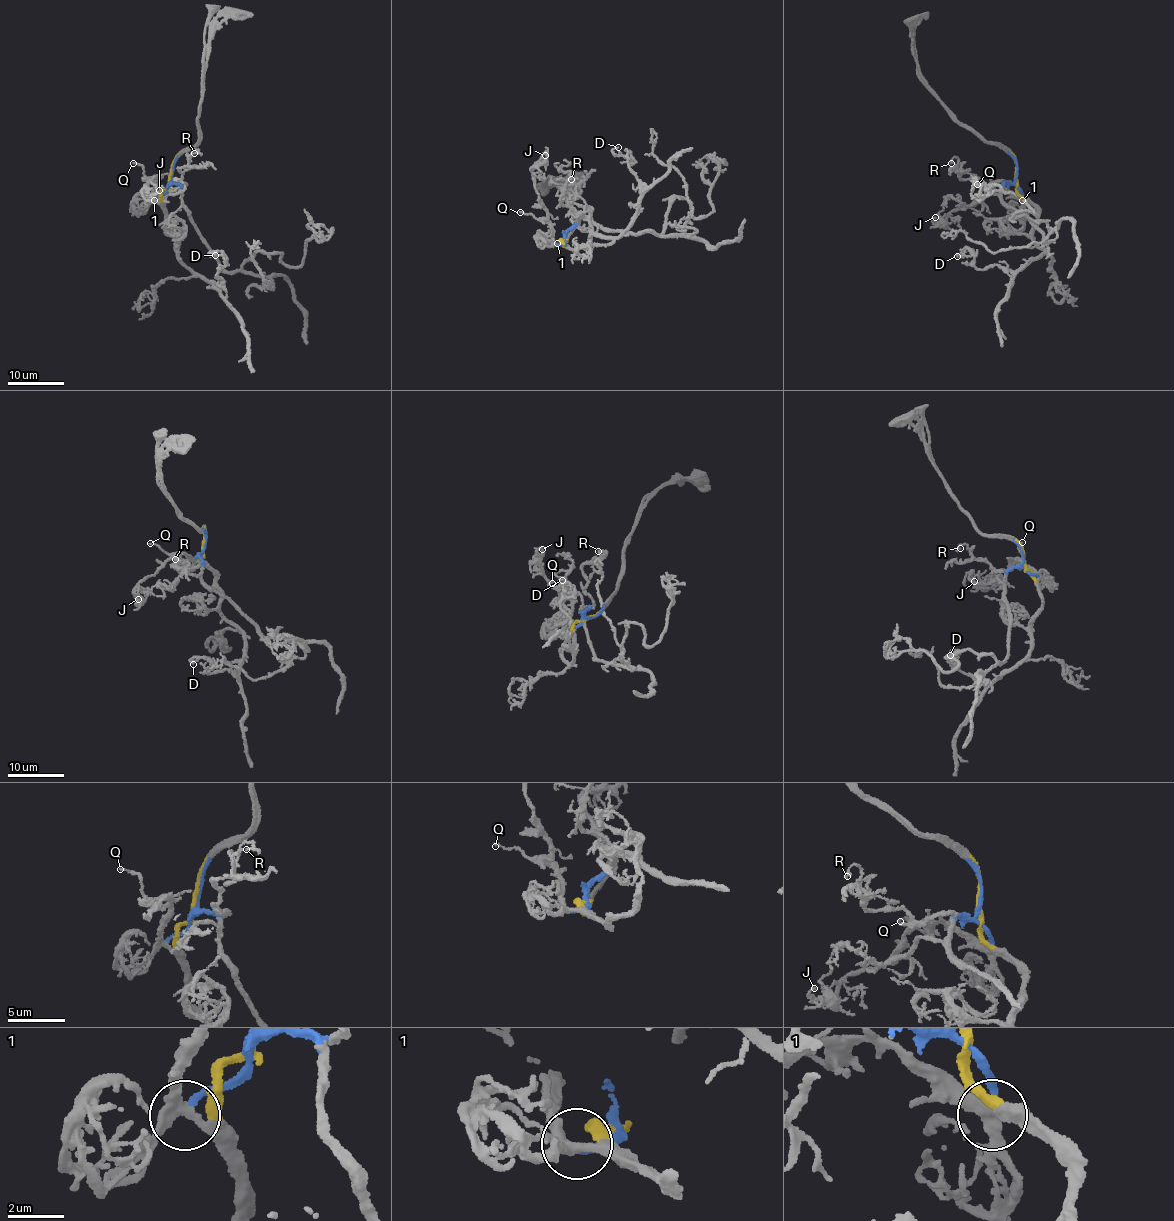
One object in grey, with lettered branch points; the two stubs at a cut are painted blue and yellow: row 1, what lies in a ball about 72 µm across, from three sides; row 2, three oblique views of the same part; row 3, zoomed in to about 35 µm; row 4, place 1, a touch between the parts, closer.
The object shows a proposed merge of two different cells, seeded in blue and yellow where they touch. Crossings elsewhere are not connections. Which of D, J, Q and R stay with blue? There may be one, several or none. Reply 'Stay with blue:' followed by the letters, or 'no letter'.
Stay with blue: R

